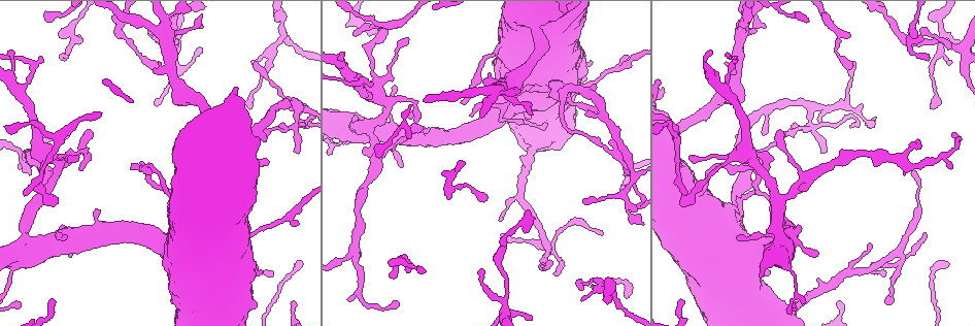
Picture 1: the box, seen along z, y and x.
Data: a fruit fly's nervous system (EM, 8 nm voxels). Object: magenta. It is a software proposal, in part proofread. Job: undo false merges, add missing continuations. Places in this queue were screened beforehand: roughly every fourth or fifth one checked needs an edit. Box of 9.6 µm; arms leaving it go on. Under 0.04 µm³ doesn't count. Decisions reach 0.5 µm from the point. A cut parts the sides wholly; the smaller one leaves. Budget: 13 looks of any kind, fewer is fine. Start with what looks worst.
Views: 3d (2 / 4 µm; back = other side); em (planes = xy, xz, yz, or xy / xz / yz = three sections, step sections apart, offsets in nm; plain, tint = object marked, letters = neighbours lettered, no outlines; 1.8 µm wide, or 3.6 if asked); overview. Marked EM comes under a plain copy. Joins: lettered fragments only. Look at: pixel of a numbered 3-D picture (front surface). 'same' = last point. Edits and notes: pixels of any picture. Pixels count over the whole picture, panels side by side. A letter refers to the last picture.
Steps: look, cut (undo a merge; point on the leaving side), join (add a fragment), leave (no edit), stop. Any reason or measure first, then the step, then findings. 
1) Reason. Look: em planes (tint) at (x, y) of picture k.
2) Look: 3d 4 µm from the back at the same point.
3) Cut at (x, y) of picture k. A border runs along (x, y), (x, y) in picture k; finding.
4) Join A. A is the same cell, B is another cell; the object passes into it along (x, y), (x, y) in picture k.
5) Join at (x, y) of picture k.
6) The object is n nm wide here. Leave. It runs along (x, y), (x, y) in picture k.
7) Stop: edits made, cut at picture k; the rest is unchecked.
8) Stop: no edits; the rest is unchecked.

Sudden change in width. Look: em yz step 8 (tint) at (733, 212) of picture 1.

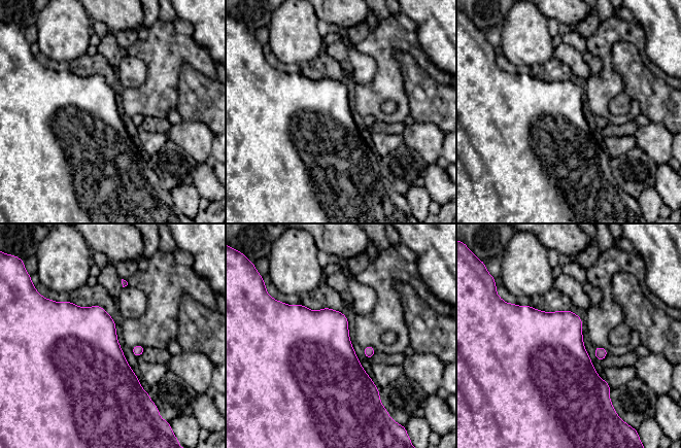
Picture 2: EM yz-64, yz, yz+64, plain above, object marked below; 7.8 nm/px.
Look: em planes (letters) at the same point.

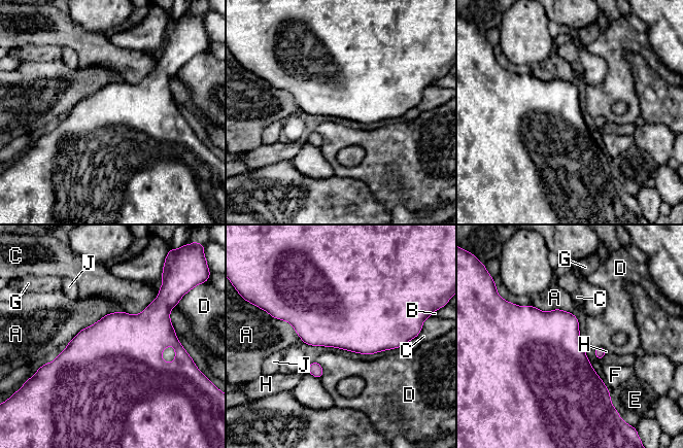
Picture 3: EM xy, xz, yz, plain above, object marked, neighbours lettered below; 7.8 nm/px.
Leave. A, B, C, D, E, F, G, H and J are other cells; a border runs along (315, 360), (322, 370), (320, 378) in picture 3; one neuron here.

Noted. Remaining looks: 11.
Abrupt turn. Look: em planes (letters) at (547, 244) of picture 1.

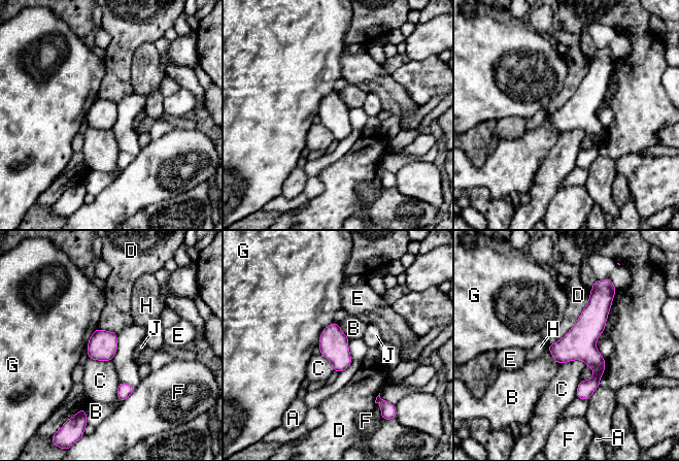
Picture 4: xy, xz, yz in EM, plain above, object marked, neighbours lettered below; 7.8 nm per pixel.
The longest contact is with D, 550 nm. Leave. A, B, C, D, E, F, G, H and J are other cells; it runs along (601, 293), (589, 326), (597, 377), (581, 396) in picture 4; continuous, no second neuron.

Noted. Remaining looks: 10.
A narrow waist. Look: 3d 4 µm at (941, 33) of picture 1.

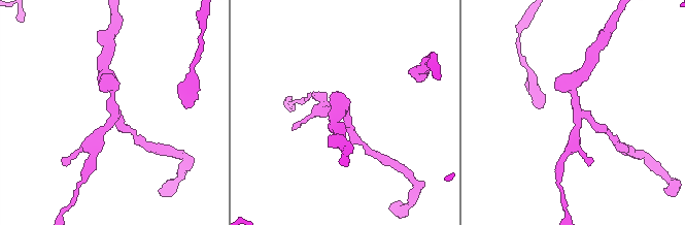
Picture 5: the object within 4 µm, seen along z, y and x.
Need the tissue. Look: em 3.6 µm xy step 8 (letters) at (577, 114) of picture 5.

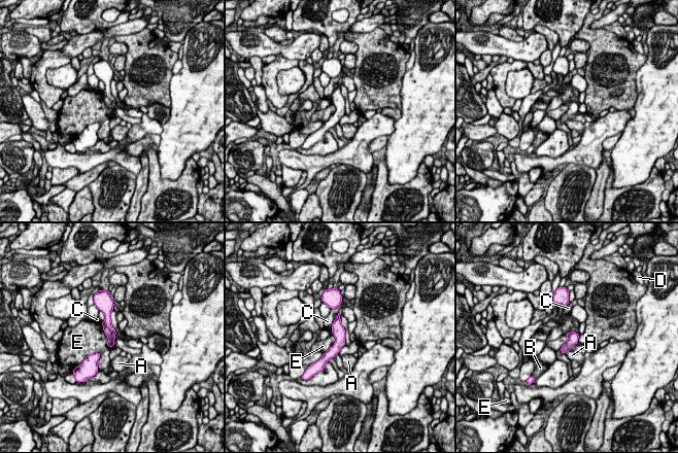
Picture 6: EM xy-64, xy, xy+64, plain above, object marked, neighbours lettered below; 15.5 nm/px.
Look: em 3.6 µm planes (letters) at the same point.

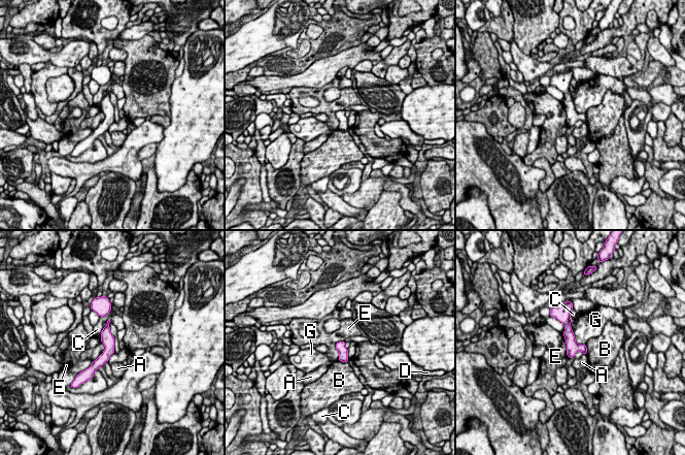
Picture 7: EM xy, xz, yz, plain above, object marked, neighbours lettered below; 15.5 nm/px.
Leave. A, B, C, D, E and G are other cells; a border runs along (344, 340), (336, 344), (337, 359) in picture 7; continuous, no second neuron.

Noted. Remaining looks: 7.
An open end. Look: em xy step 8 (letters) at (603, 234) of picture 1.

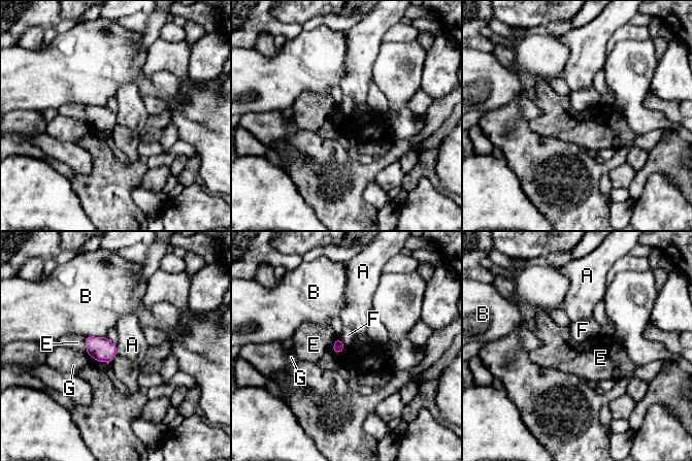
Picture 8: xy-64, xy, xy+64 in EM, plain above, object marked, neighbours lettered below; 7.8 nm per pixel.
Cut it another way. Look: em planes (letters) at the same point.

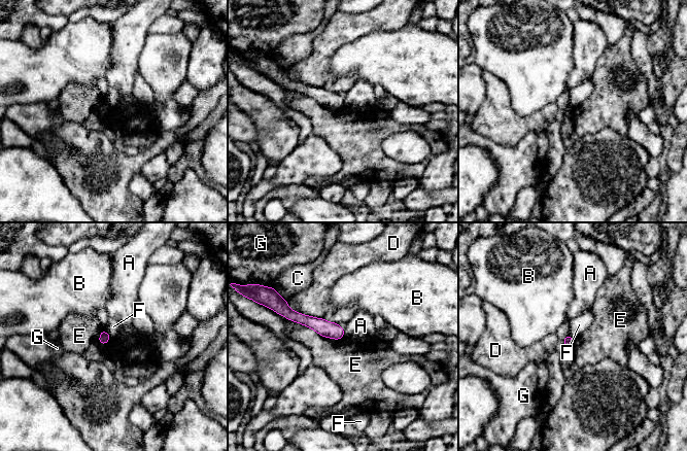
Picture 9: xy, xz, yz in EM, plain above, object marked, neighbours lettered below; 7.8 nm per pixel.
The object is 70 nm wide here. Leave. A, B, C, D, E, F and G are other cells; it runs along (286, 314), (311, 321), (341, 334) in picture 9; none of them fits.

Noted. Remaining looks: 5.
Thick turns thin. Look: em xy step 8 (tint) at (11, 270) of picture 1.

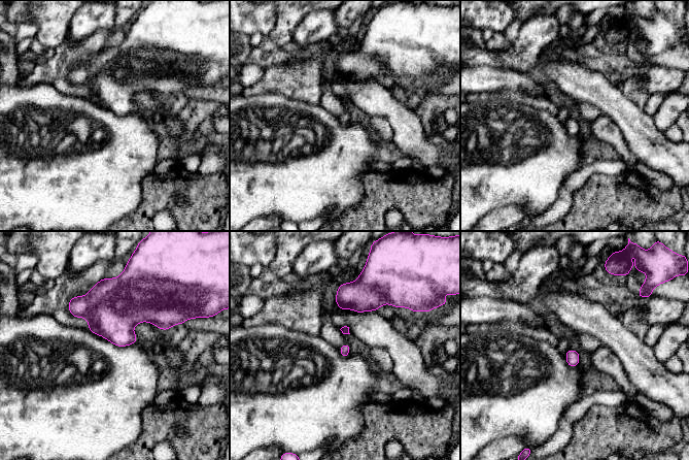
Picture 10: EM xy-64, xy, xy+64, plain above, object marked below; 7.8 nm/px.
Look: em planes (letters) at the same point.

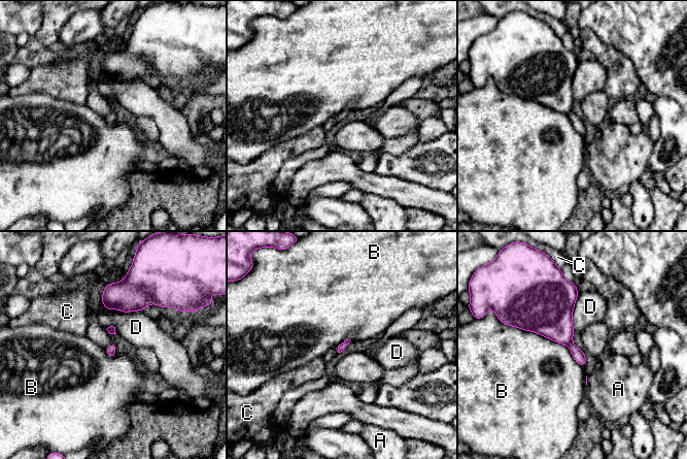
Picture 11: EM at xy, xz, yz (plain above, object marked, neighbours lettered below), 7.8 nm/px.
Leave. A, B, C and D are other cells; a border runs along (505, 324), (564, 343), (582, 367) in picture 11; continuous, no second neuron.

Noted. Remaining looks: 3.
Stop: no edits; the rest is unchecked.

